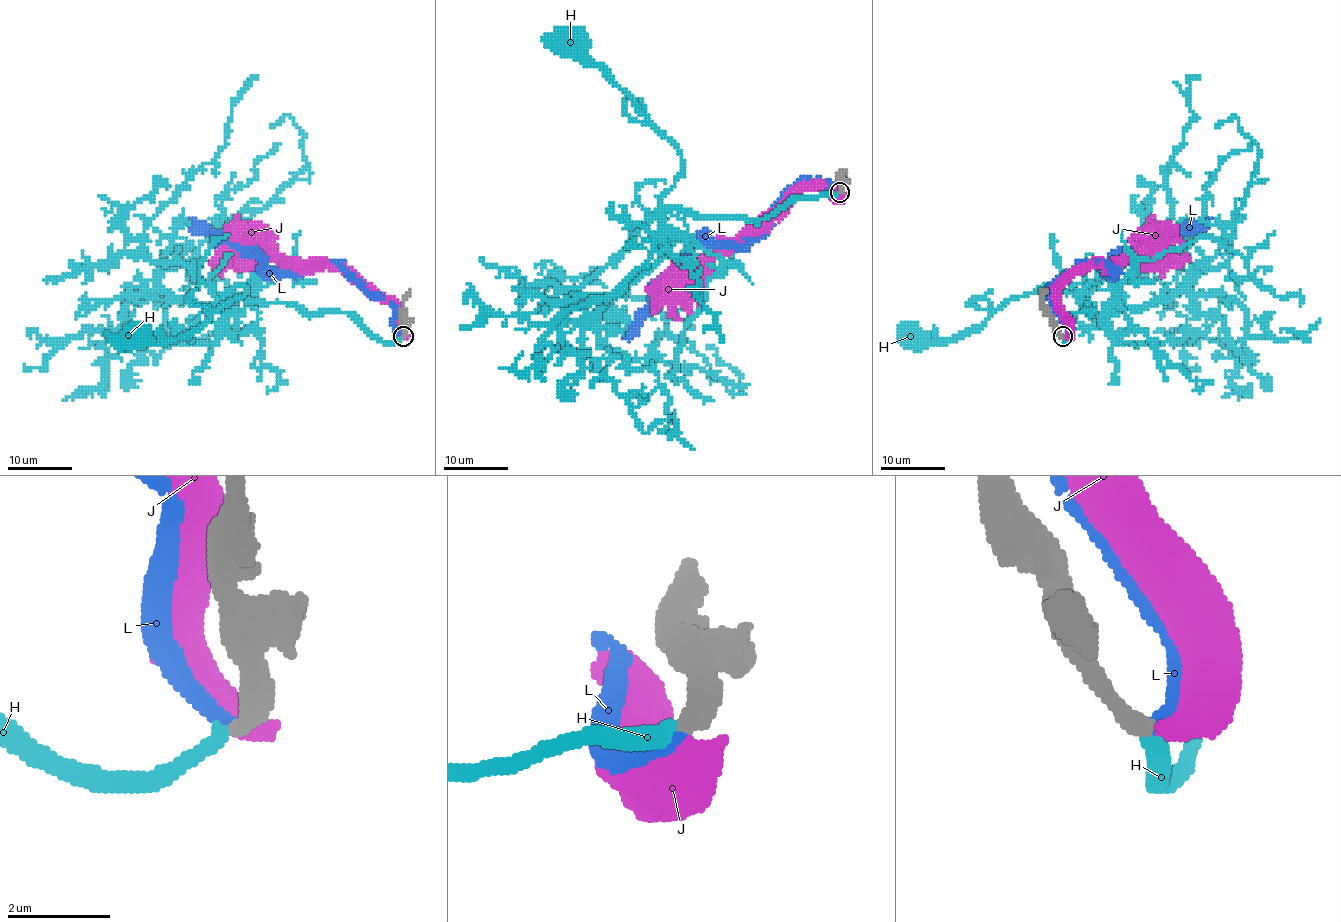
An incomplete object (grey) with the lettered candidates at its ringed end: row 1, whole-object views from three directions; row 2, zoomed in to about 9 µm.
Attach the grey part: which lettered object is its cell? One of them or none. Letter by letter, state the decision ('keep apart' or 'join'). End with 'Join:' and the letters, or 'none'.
H: keep apart
J: keep apart
L: join
Join: L

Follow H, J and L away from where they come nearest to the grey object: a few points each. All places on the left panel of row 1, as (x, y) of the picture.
H: (402, 336), (373, 339), (346, 313), (230, 300), (235, 284), (243, 293), (201, 326), (167, 342), (138, 337)
J: (404, 336), (398, 326), (398, 306), (346, 272), (326, 266), (286, 266), (273, 258), (214, 261)
L: (402, 336), (394, 306), (375, 298), (339, 263), (329, 261), (305, 272), (266, 268), (192, 219)

